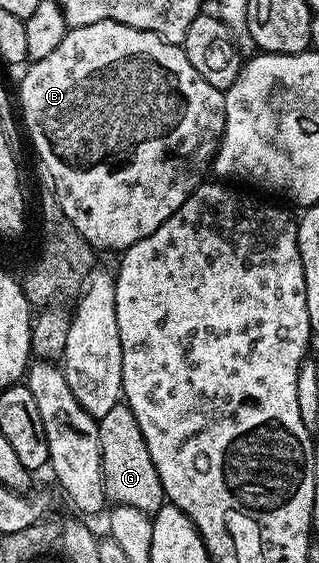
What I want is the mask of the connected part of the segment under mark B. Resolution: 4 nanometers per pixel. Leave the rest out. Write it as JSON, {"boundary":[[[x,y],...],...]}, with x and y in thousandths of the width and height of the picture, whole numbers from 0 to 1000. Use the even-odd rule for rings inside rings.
{"boundary":[[[276,41],[263,48],[223,50],[201,62],[188,83],[176,83],[176,91],[160,91],[141,105],[103,110],[91,121],[69,137],[69,153],[56,165],[50,158],[66,220],[78,234],[82,229],[94,234],[107,265],[119,270],[147,311],[169,320],[163,341],[179,346],[188,368],[201,368],[201,382],[226,389],[226,403],[238,403],[238,410],[251,410],[251,417],[263,417],[270,430],[295,437],[298,444],[392,446],[414,432],[486,414],[614,341],[621,330],[636,327],[643,314],[633,313],[661,306],[671,279],[683,274],[683,258],[696,250],[708,176],[699,160],[665,155],[665,147],[652,147],[652,140],[639,140],[639,133],[627,133],[627,126],[614,126],[614,119],[589,112],[589,98],[567,80],[542,80],[502,62],[401,48],[389,41]]]}

